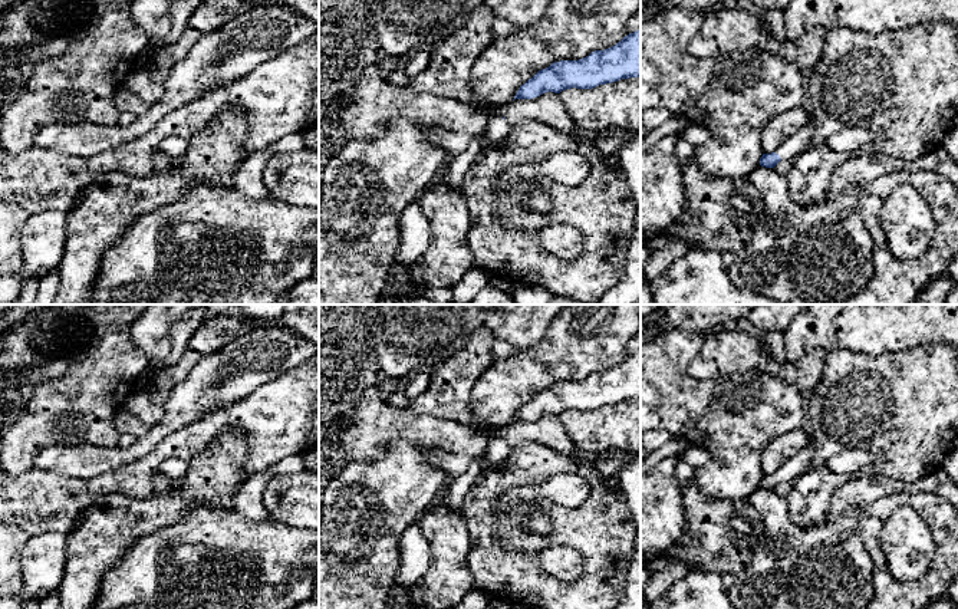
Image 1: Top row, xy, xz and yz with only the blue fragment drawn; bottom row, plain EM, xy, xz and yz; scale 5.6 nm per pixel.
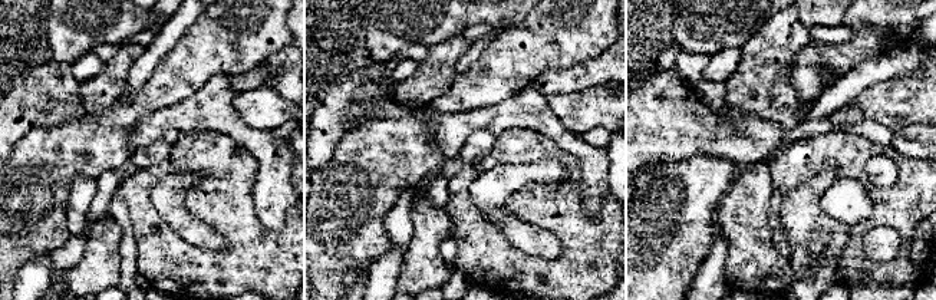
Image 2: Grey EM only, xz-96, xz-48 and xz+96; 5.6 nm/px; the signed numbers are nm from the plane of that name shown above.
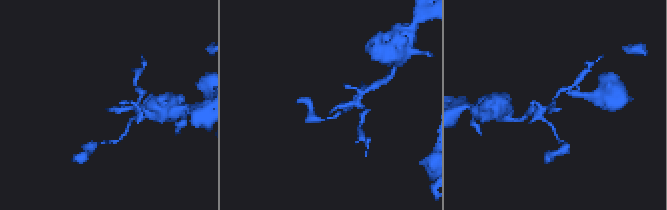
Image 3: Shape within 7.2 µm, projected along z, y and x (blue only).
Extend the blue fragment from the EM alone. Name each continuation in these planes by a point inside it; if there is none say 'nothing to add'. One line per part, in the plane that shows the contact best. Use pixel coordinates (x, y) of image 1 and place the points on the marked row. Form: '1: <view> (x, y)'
1: yz (802, 140)

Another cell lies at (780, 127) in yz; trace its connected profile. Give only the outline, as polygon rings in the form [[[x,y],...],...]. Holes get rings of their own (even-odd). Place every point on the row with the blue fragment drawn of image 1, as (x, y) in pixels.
[[[806,105],[771,116],[761,135],[763,152],[774,152],[787,138],[800,131],[807,122],[809,111]]]

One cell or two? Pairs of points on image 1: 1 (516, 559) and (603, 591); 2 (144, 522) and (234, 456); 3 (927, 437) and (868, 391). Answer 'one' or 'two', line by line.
1: one
2: one
3: one

